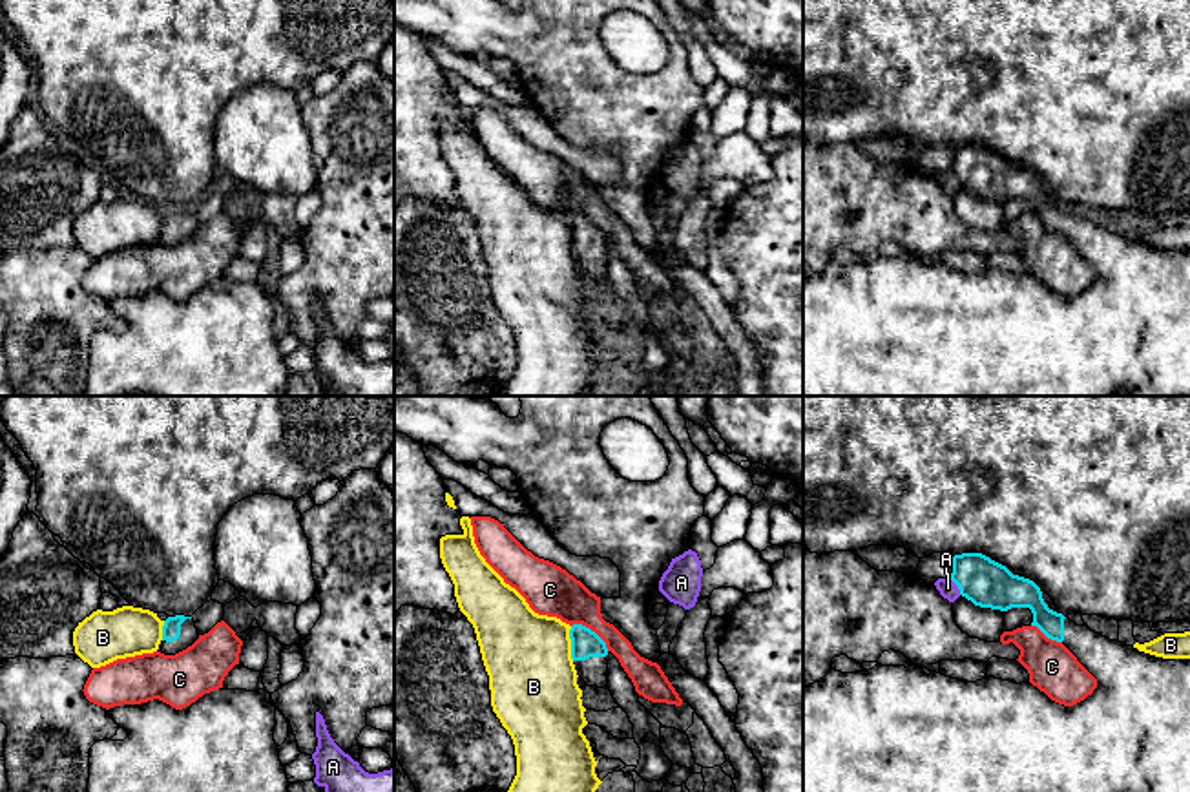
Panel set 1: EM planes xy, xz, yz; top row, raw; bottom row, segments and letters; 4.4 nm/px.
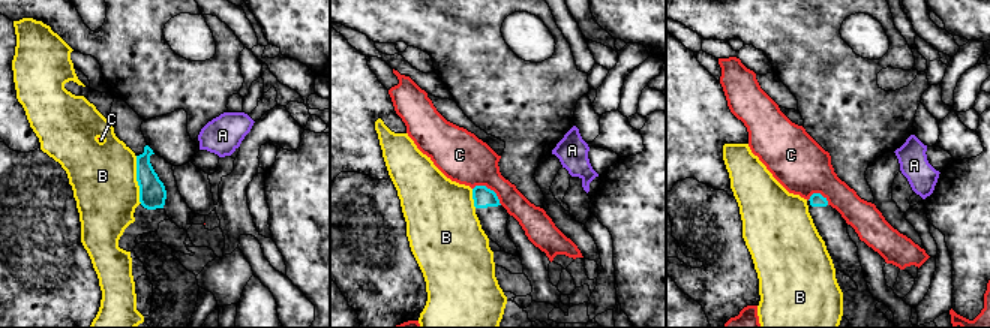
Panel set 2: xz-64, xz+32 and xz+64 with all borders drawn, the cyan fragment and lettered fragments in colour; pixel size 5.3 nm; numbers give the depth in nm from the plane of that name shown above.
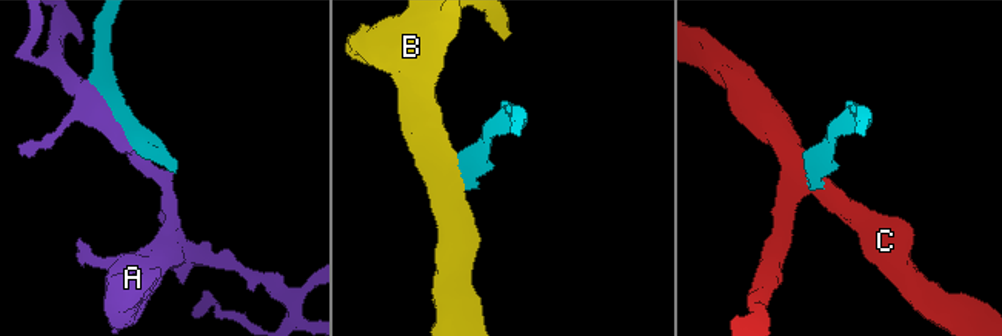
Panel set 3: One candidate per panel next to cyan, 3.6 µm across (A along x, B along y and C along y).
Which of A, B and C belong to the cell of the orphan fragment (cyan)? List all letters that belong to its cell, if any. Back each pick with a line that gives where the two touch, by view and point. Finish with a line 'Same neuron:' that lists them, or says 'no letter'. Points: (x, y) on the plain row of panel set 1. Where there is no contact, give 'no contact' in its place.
Same neuron: no letter

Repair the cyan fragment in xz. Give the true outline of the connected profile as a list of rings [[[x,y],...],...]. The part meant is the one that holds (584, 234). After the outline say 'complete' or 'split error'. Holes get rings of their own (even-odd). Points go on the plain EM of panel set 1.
[[[573,215],[569,221],[571,250],[577,266],[586,277],[608,277],[608,239],[606,234],[590,219]]]; split error

